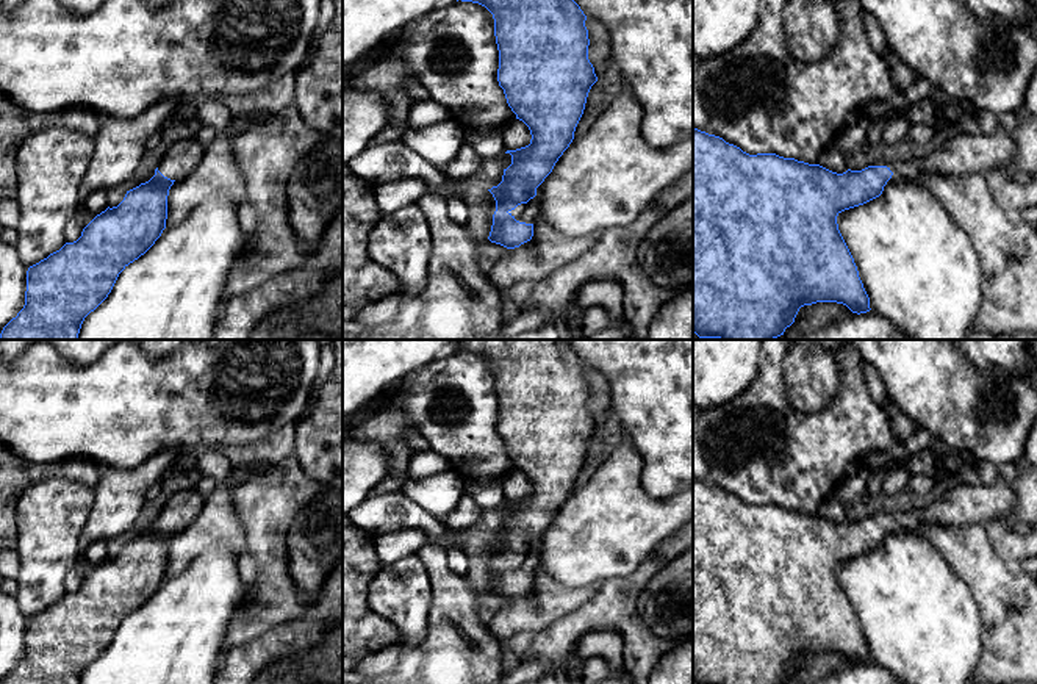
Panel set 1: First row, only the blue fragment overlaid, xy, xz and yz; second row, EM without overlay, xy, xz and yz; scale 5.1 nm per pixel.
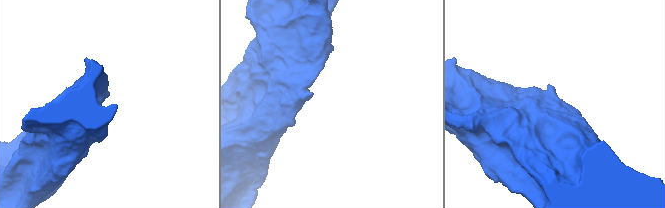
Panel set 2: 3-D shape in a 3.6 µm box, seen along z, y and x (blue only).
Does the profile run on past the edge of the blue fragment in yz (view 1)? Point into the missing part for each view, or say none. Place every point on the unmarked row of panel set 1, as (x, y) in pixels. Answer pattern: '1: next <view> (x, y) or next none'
1: next none

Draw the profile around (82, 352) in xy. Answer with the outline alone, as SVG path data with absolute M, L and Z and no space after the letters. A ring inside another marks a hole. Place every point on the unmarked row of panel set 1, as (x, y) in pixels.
M0 340L0 355L17 358L31 344L47 343L69 363L80 366L99 360L111 346L127 340Z

